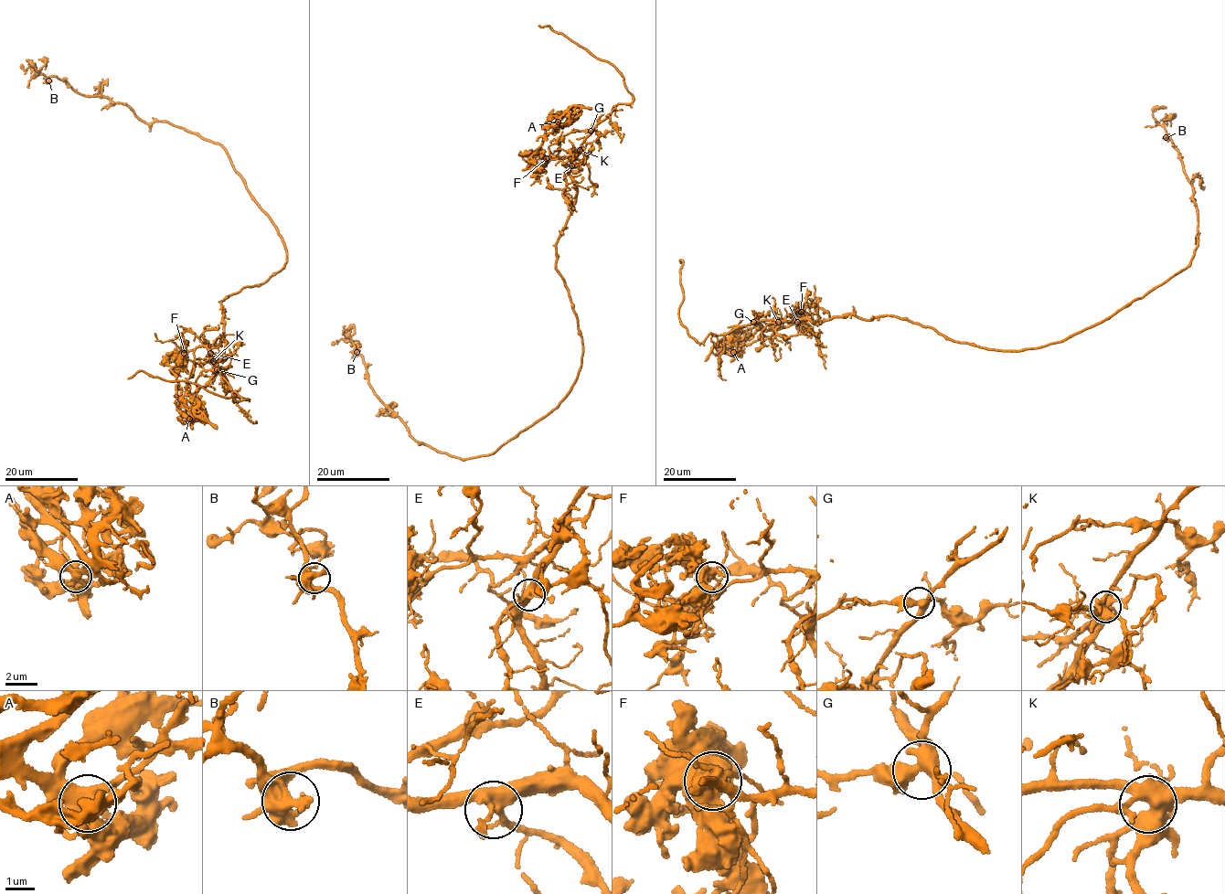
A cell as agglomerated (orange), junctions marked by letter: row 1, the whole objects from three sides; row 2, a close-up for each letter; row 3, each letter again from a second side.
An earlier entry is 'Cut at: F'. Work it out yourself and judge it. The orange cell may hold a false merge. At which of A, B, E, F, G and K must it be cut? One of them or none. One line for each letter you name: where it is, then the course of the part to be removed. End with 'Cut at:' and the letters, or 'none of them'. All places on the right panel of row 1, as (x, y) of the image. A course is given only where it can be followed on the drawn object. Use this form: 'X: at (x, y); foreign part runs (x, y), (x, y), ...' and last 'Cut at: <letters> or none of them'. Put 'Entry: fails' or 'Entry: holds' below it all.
F: at (801, 312); foreign part runs (801, 312), (806, 324), (797, 322), (772, 330), (757, 324), (738, 334), (725, 345), (738, 349), (768, 335)
Cut at: F
Entry: holds

